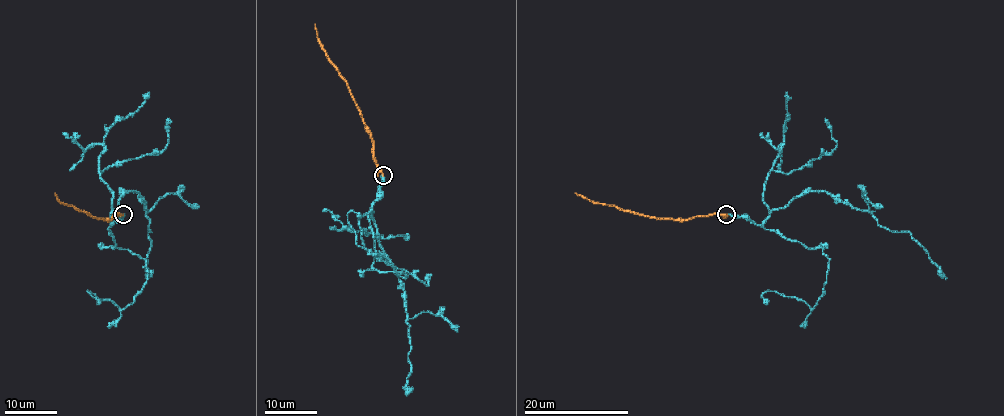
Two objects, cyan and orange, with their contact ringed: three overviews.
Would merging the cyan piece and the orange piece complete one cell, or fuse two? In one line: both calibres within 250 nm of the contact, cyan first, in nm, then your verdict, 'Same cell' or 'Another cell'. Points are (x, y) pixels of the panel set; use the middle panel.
Thickness 360 nm (cyan) against 280 nm. Same cell

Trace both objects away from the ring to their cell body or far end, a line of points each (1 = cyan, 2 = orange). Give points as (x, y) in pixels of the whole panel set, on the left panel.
1: (123, 214), (108, 228), (112, 248), (128, 249), (145, 261), (146, 283), (122, 309), (88, 291), (101, 302)
2: (123, 214), (116, 214), (111, 219), (99, 219), (60, 202), (55, 193)

